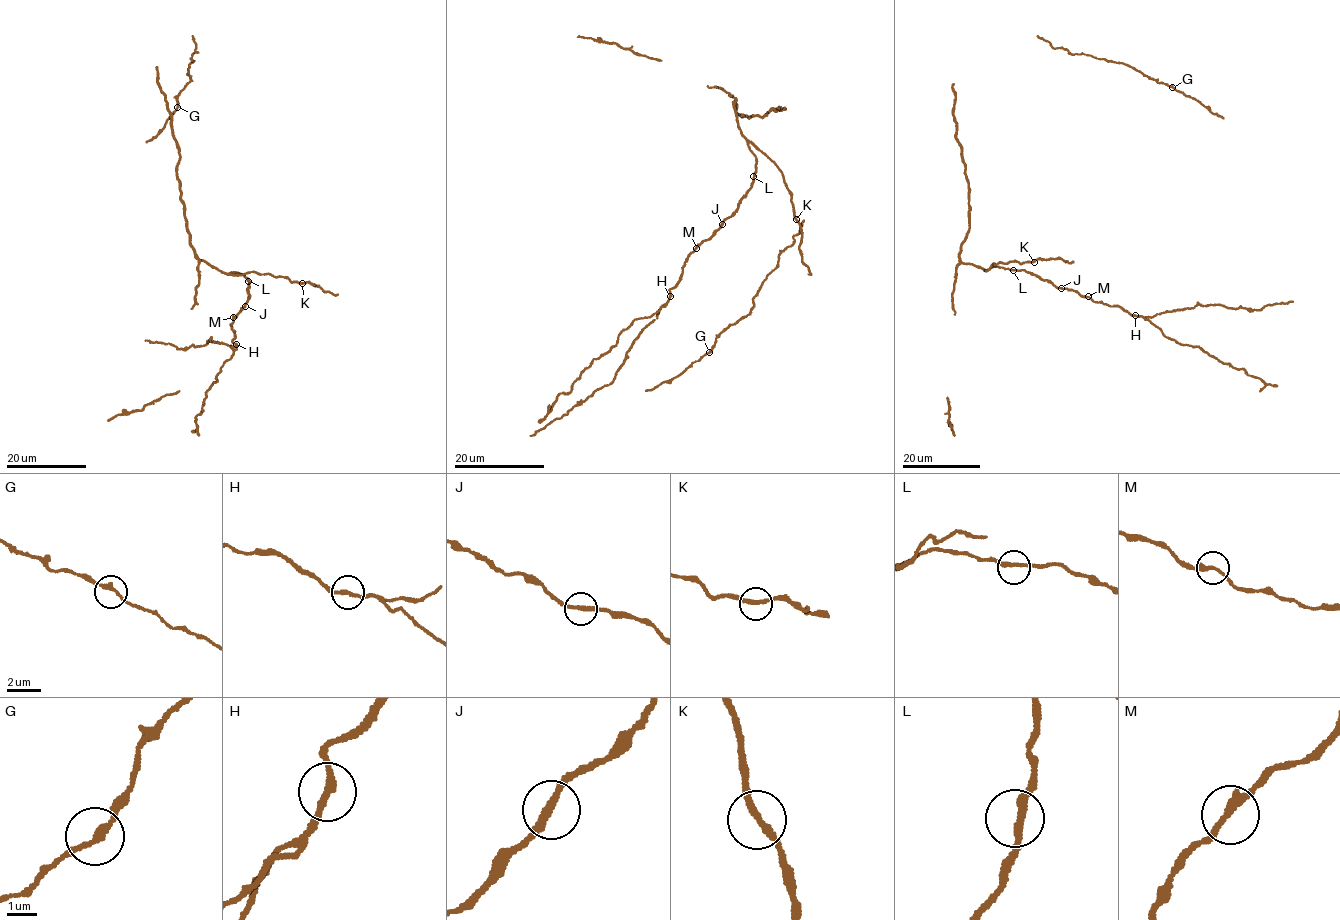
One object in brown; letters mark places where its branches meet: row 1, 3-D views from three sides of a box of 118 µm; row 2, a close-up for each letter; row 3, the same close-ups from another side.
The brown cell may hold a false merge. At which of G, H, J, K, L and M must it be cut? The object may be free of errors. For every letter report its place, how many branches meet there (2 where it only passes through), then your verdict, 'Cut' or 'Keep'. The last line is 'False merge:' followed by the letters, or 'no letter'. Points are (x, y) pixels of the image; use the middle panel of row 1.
G: Place: (709, 352). Branches: 2. Keep
H: Place: (670, 296). Branches: 2. Keep
J: Place: (722, 224). Branches: 2. Keep
K: Place: (796, 219). Branches: 2. Keep
L: Place: (753, 176). Branches: 2. Keep
M: Place: (696, 248). Branches: 2. Keep
False merge: no letter

